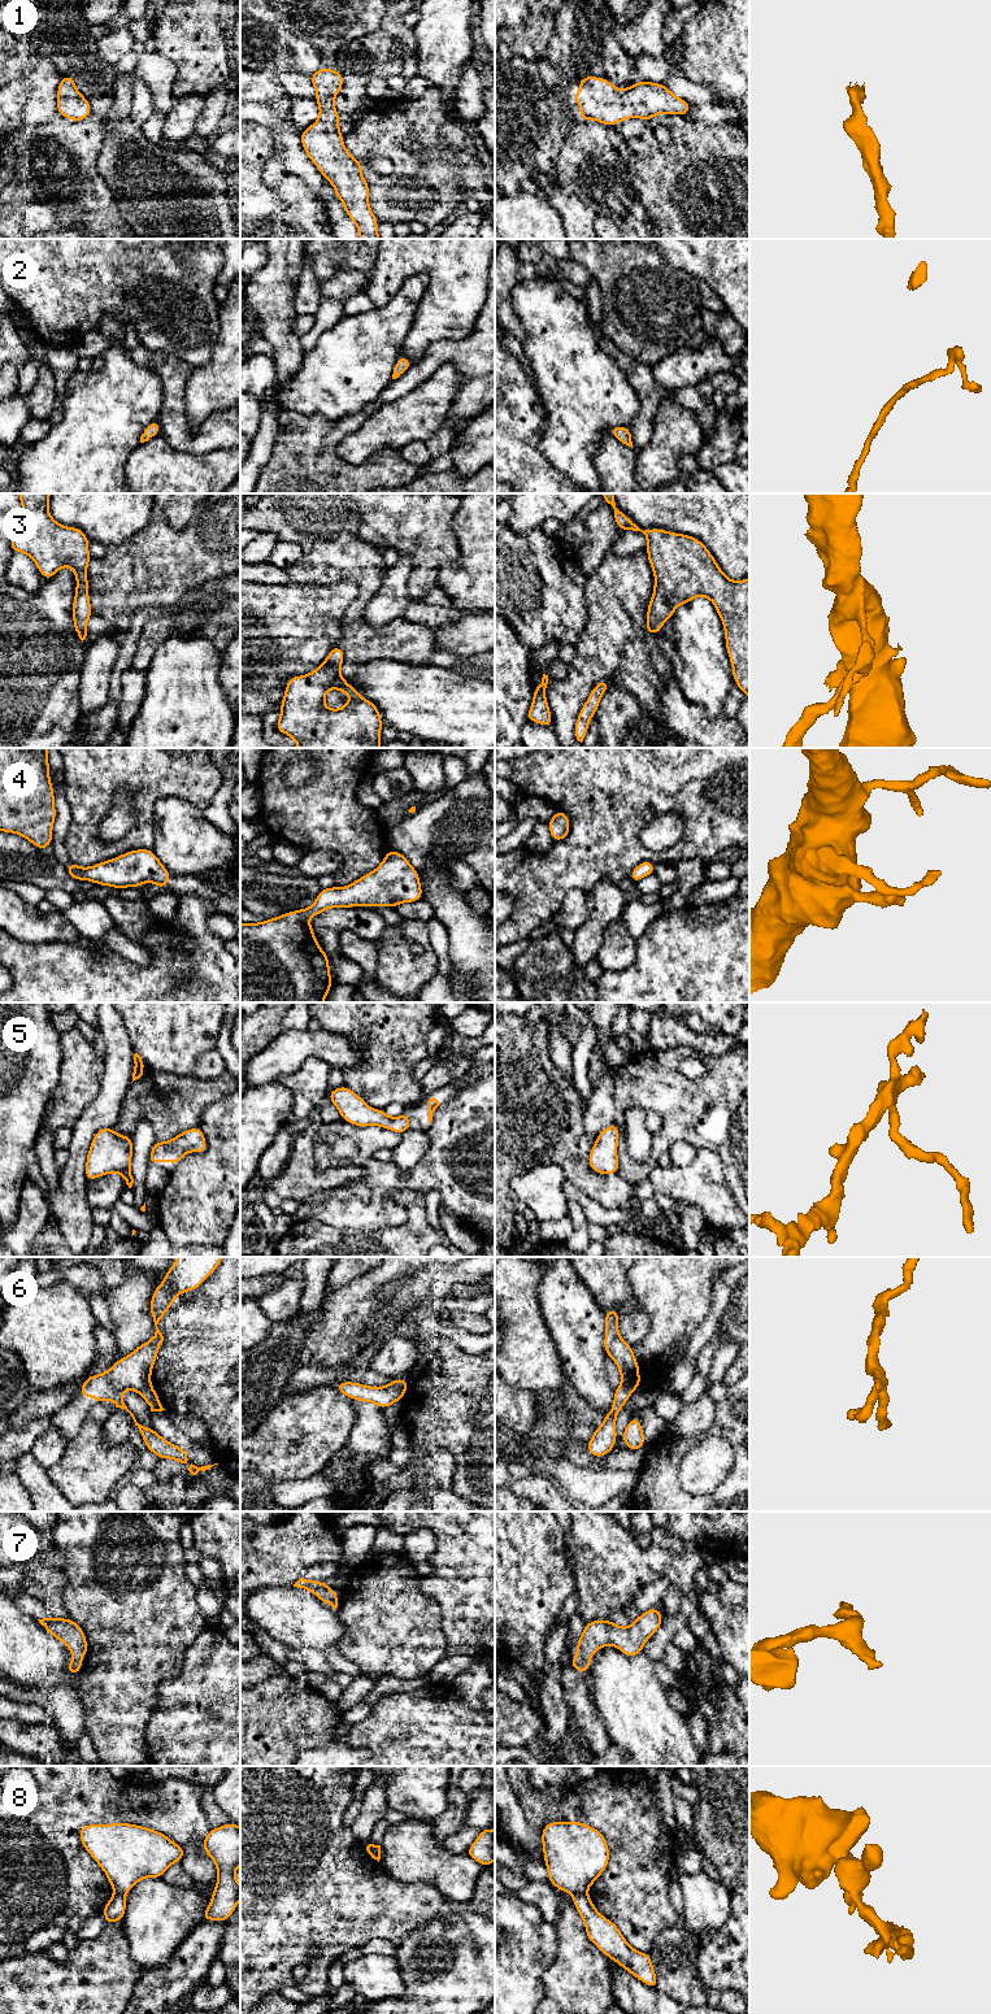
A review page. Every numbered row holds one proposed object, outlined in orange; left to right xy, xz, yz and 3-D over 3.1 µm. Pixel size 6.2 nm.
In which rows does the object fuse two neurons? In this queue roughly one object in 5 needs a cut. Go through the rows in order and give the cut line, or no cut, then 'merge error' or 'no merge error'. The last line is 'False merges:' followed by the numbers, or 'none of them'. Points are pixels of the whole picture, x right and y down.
1: no cut; no merge error
2: no cut; no merge error
3: no cut; no merge error
4: no cut; no merge error
5: no cut; no merge error
6: cut in xz along (391, 1382), (403, 1393); merge error
7: no cut; no merge error
8: cut in yz along (585, 1892), (573, 1895); merge error
False merges: 6, 8

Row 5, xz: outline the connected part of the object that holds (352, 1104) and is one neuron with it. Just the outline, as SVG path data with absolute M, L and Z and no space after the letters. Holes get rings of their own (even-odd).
M345 1086L332 1089L329 1093L329 1100L340 1112L342 1121L358 1127L375 1125L399 1134L410 1128L410 1117L407 1113L395 1118L388 1117L383 1110L368 1106L360 1096Z

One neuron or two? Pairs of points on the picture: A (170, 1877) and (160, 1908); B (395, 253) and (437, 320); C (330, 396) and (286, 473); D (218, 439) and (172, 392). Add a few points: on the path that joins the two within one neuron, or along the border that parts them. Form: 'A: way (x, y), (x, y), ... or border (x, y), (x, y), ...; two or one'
A: border (160, 1878), (181, 1887), (192, 1886); two
B: way (417, 253), (437, 270), (437, 298); one
C: border (290, 409), (334, 421), (351, 414); two
D: way (199, 442), (190, 442), (174, 426), (173, 412); one

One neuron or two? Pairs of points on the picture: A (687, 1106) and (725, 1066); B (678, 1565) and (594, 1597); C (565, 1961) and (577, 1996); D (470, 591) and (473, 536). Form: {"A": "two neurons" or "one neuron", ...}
{"A": "one neuron", "B": "one neuron", "C": "one neuron", "D": "one neuron"}

